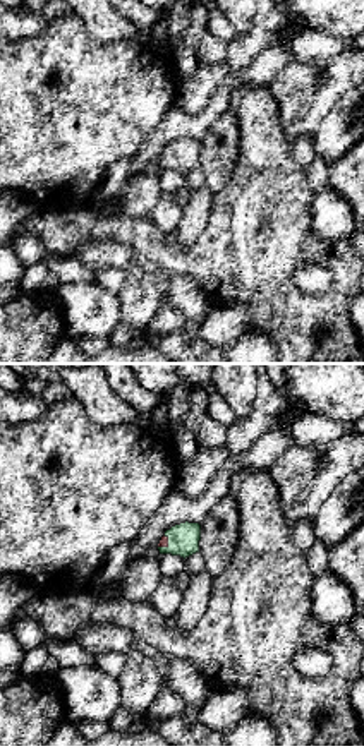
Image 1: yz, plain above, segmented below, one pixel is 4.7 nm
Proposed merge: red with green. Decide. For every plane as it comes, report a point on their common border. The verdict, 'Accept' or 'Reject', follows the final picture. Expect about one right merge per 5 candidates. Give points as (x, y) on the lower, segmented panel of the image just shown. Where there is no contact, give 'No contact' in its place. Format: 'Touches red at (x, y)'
Touches red at (167, 544)

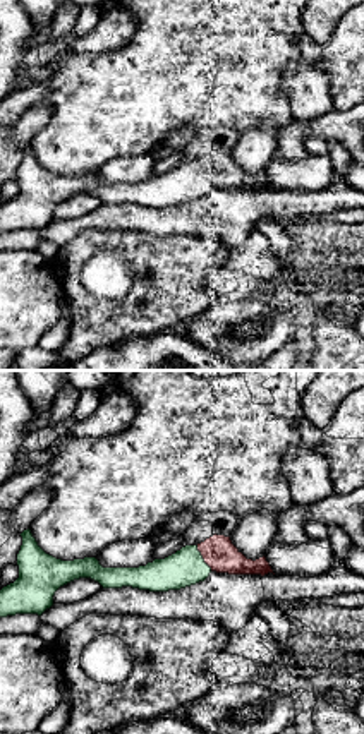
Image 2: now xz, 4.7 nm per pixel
Touches red at (203, 558)

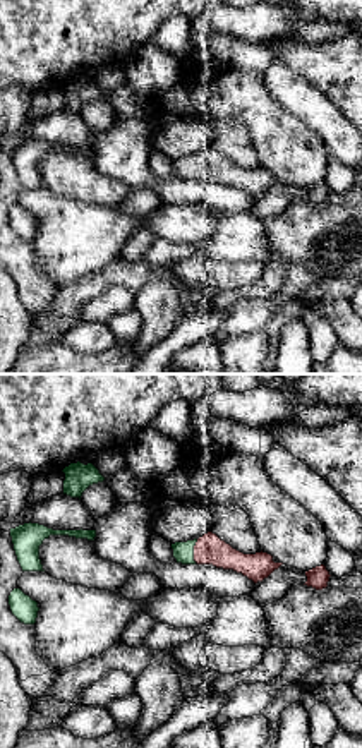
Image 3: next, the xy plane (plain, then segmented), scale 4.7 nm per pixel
Touches red at (194, 551)

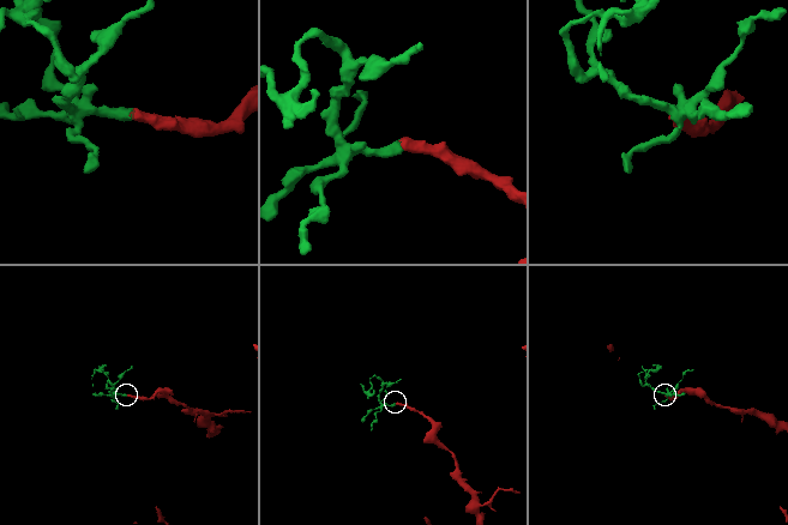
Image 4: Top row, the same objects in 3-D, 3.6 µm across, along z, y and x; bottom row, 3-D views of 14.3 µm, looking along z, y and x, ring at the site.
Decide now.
Accept

